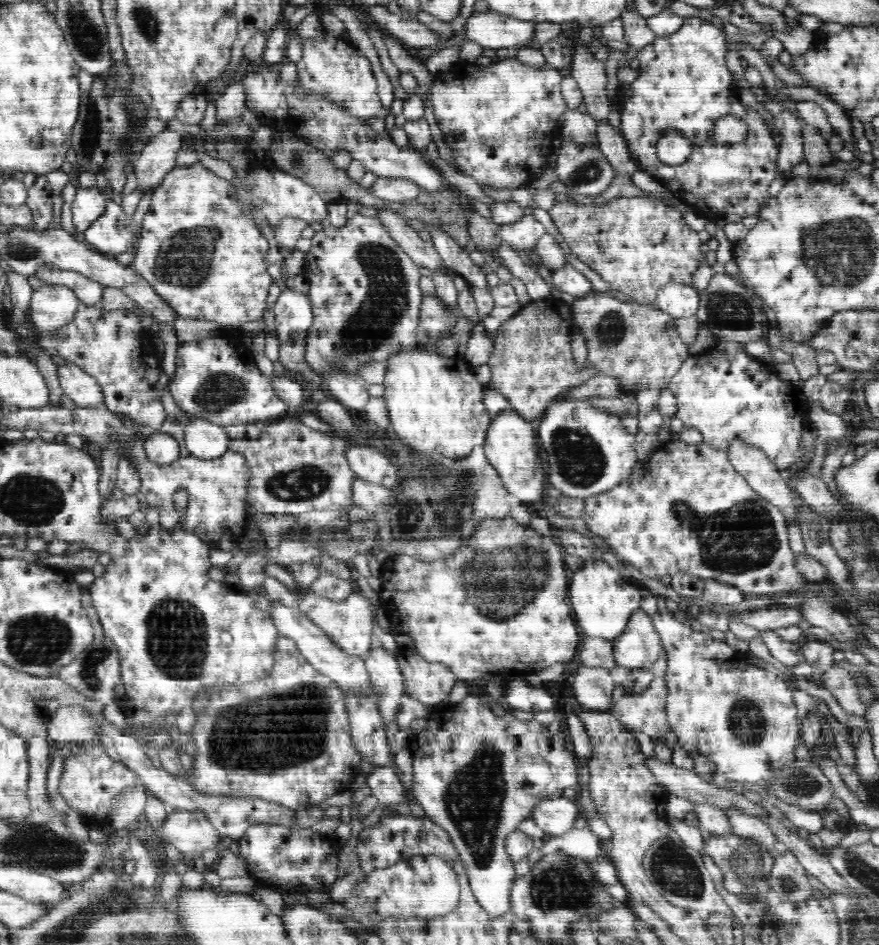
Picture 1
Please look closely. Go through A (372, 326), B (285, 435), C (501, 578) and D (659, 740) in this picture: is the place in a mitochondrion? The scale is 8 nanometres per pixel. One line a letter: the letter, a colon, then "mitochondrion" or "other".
A: mitochondrion
B: other
C: mitochondrion
D: other

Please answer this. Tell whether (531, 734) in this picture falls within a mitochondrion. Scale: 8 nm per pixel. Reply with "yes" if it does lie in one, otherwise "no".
no

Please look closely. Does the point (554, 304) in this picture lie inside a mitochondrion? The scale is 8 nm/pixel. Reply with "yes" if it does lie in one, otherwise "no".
no

